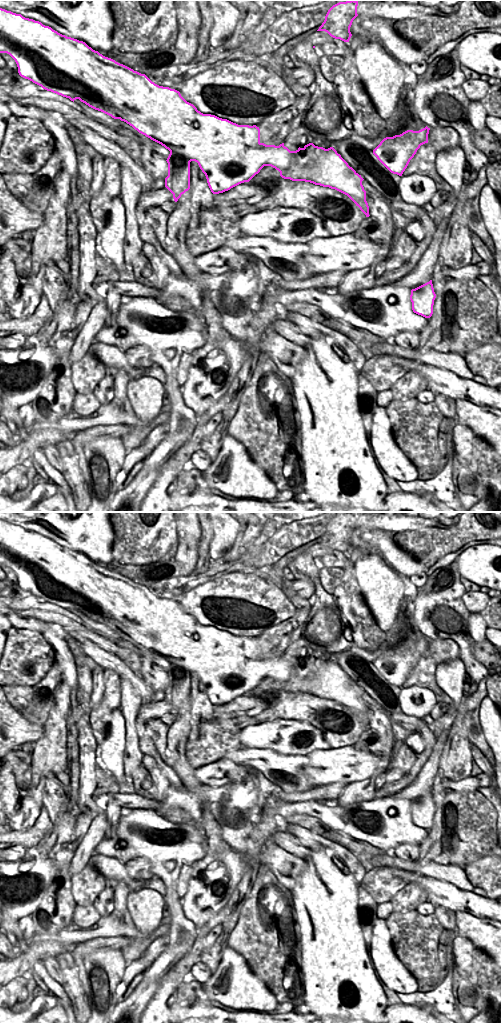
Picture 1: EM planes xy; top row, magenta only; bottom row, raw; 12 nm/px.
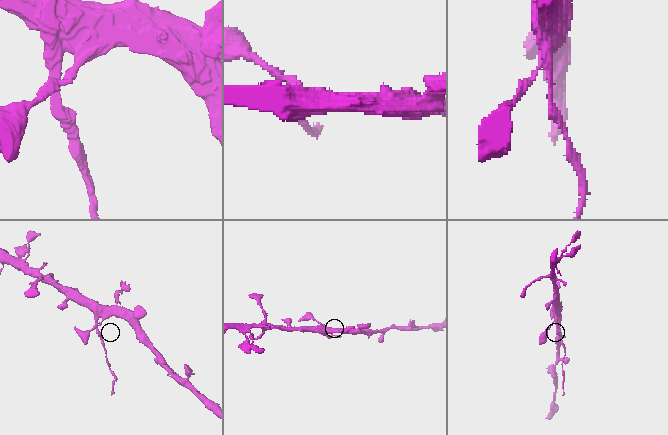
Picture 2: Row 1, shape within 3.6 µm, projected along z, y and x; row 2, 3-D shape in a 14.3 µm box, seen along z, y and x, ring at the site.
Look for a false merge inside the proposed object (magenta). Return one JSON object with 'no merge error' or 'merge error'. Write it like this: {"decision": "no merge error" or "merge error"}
{"decision": "merge error"}

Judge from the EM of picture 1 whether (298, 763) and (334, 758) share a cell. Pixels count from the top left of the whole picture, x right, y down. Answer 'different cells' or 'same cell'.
different cells

